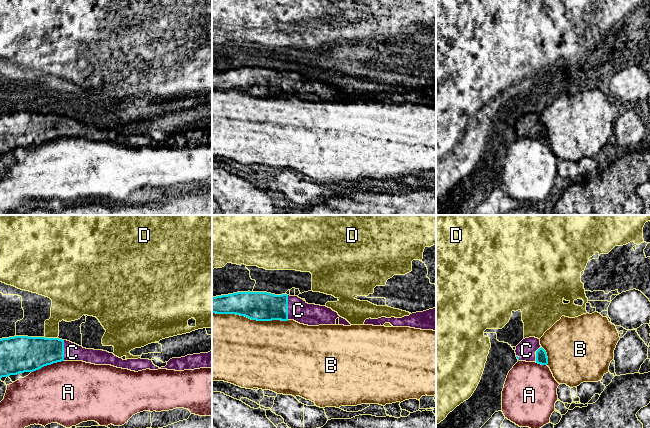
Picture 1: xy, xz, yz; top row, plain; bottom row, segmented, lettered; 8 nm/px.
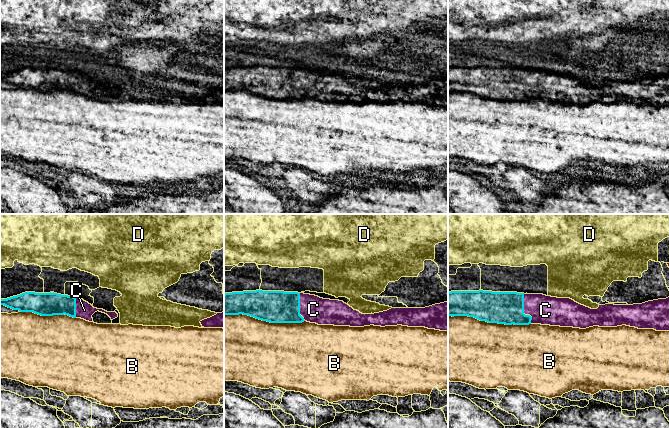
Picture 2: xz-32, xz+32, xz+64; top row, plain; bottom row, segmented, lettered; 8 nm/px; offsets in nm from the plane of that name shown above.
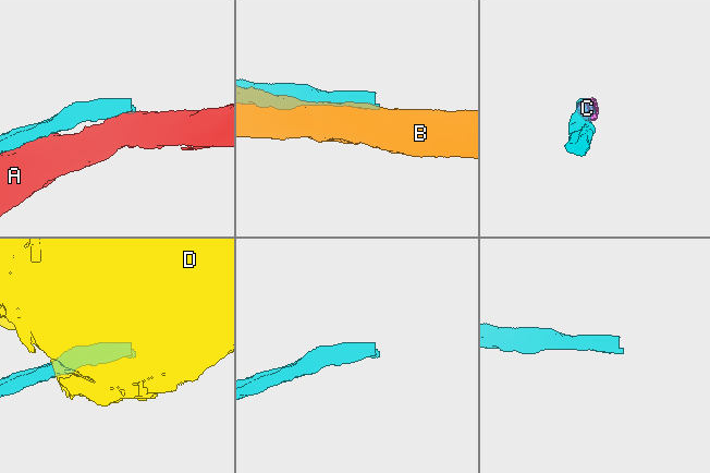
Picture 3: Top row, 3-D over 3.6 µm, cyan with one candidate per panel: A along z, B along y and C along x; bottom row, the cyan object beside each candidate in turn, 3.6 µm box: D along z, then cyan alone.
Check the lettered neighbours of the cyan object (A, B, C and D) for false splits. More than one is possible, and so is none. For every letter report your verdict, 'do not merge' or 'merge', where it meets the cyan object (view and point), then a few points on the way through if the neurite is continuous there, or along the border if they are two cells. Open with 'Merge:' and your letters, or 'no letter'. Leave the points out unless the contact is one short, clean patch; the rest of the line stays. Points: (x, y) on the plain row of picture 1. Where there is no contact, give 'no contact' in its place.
Merge: C
A: do not merge; meets cyan in xy at (47, 140)
B: do not merge; meets cyan in xz at (250, 94)
C: merge; meets cyan in xz at (287, 83); runs through xz (261, 82), (287, 83), (298, 86)
D: do not merge; meets cyan in xy at (51, 114); border along xy (44, 112), (57, 114)

